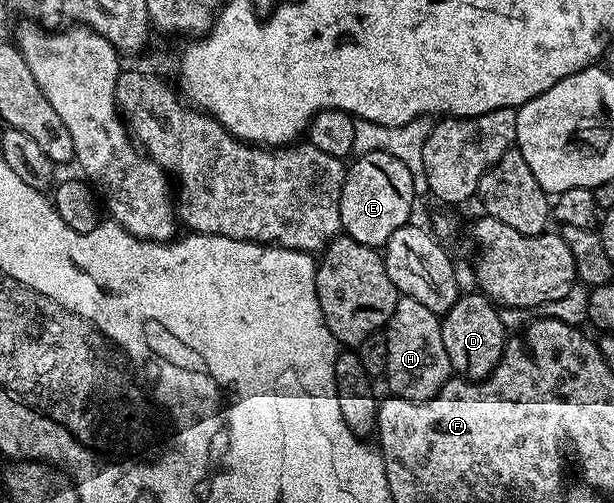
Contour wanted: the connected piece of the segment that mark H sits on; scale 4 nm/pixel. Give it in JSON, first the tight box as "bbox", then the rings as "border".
{"bbox":[384,295,452,400],"border":[[[399,295],[396,310],[385,329],[388,342],[388,366],[384,377],[390,383],[389,391],[406,400],[427,400],[451,379],[452,369],[448,362],[448,350],[444,350],[442,322],[439,313],[416,302],[416,298]]]}

